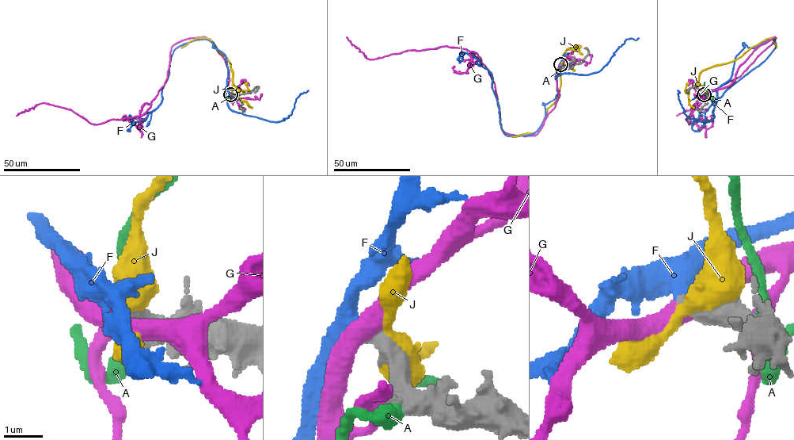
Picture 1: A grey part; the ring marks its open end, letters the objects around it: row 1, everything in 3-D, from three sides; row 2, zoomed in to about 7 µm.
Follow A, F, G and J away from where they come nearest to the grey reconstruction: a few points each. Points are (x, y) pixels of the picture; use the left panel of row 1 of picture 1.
A: (232, 96), (232, 91), (244, 82)
F: (230, 94), (225, 89), (225, 55), (207, 40), (184, 43), (172, 55), (161, 102), (127, 129)
G: (230, 94), (224, 59), (199, 37), (172, 47), (167, 78), (141, 116), (93, 124), (42, 102), (17, 115)
J: (232, 94), (230, 64), (209, 39), (196, 38), (181, 47)

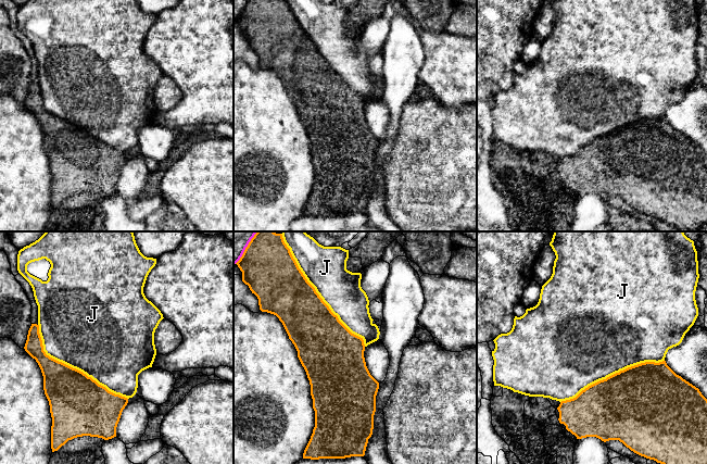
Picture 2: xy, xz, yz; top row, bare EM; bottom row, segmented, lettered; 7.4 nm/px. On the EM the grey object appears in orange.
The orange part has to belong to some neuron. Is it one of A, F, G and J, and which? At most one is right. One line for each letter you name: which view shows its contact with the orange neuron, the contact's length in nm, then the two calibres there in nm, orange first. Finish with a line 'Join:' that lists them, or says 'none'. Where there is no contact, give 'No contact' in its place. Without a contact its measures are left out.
F: No contact
Join: F

